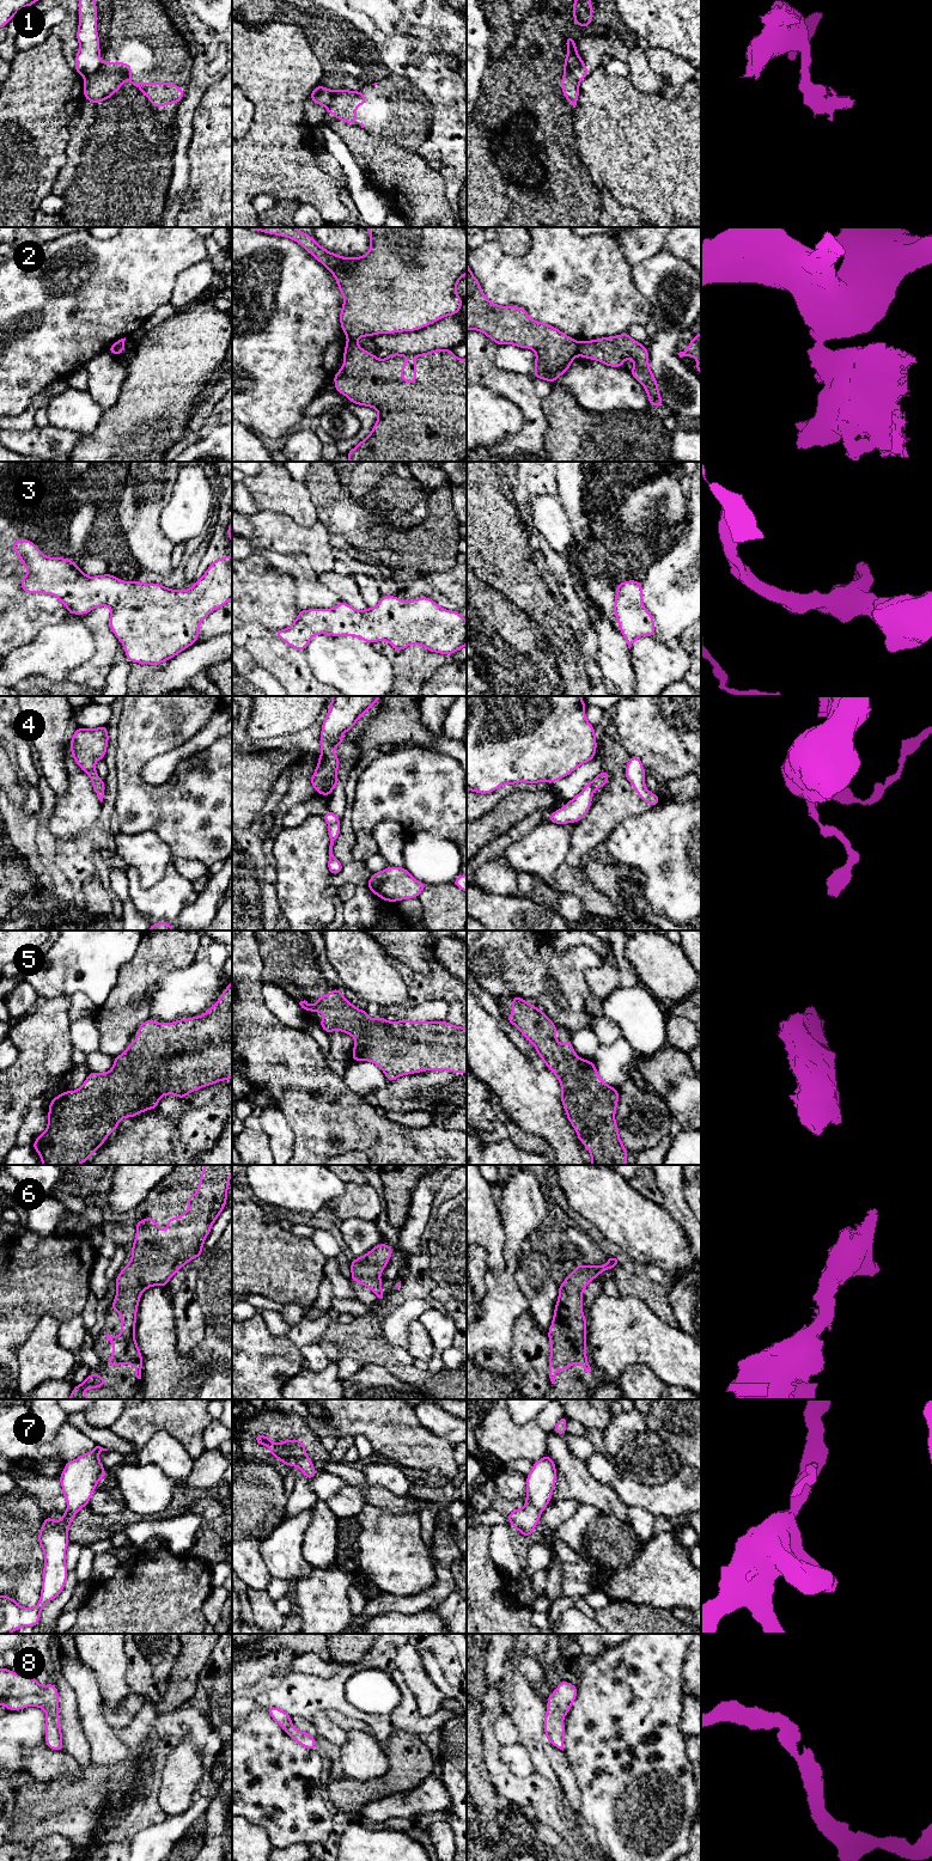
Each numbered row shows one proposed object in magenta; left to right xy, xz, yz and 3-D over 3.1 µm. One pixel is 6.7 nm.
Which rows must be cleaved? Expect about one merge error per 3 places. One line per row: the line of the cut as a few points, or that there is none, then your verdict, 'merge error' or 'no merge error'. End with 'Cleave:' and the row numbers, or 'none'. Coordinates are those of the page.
1: xy (102, 62), (92, 73), (84, 77) | merge error
2: yz (577, 342), (578, 354) | merge error
3: no cut | no merge error
4: xz (339, 821), (329, 825) | merge error
5: no cut | no merge error
6: no cut | no merge error
7: no cut | no merge error
8: no cut | no merge error
Cleave: 1, 2, 4

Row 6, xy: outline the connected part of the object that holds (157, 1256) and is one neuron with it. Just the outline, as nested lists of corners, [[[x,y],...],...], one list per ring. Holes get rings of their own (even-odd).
[[[203,1165],[197,1192],[188,1196],[187,1212],[177,1218],[169,1218],[164,1232],[156,1225],[158,1221],[151,1216],[135,1224],[136,1233],[132,1246],[132,1258],[115,1280],[117,1293],[109,1307],[121,1313],[121,1335],[104,1335],[115,1347],[111,1359],[105,1361],[111,1368],[116,1368],[117,1365],[134,1365],[135,1377],[141,1379],[144,1357],[135,1340],[136,1312],[141,1294],[153,1286],[166,1287],[169,1280],[181,1268],[191,1259],[202,1256],[203,1243],[213,1224],[226,1207],[231,1176],[232,1165]]]

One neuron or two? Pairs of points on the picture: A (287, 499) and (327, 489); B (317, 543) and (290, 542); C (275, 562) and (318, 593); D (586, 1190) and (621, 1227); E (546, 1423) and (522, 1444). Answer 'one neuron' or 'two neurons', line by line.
A: two neurons
B: one neuron
C: one neuron
D: one neuron
E: two neurons

